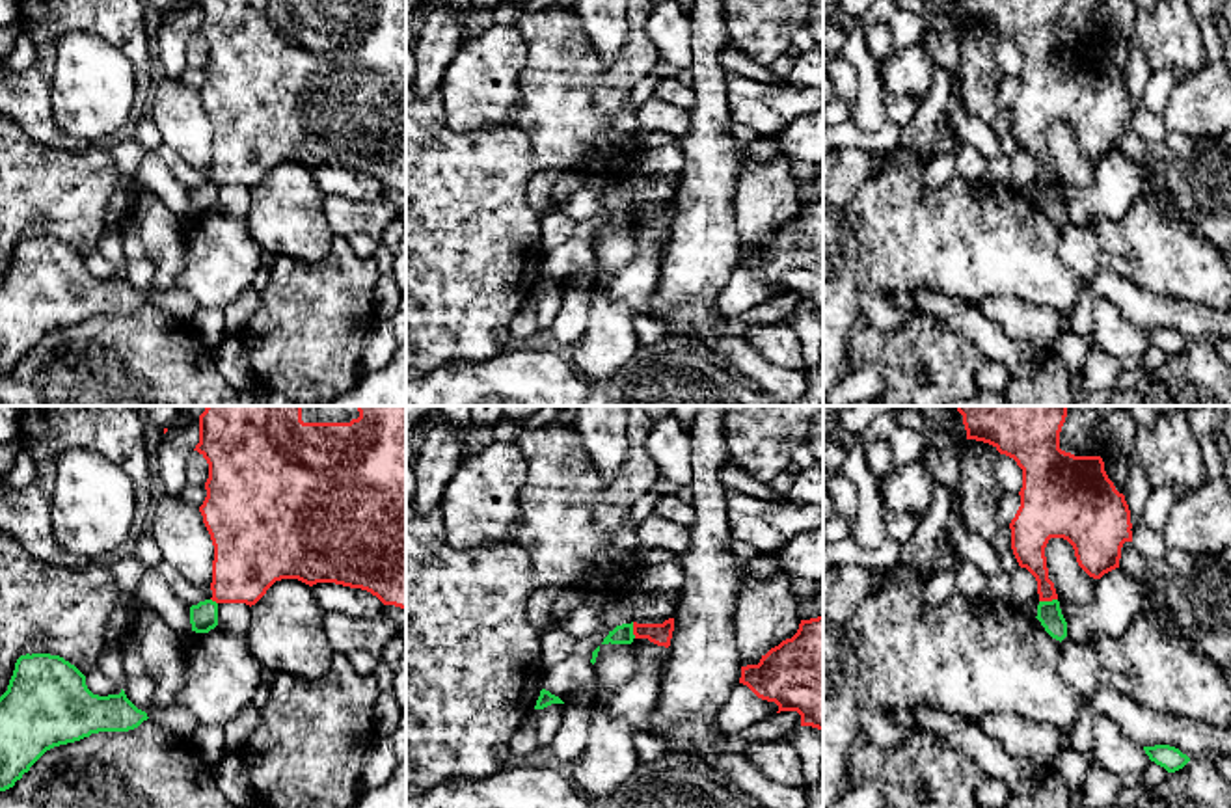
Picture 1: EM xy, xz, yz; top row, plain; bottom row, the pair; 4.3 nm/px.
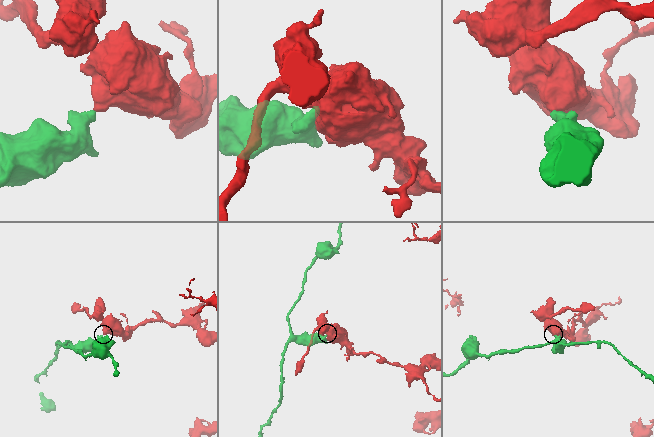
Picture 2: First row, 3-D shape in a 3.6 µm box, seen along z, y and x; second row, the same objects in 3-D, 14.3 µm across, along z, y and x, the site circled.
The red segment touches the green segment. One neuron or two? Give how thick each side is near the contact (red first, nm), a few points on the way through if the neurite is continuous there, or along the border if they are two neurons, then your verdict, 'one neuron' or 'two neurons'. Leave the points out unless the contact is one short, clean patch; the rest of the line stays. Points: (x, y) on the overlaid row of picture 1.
140/110 nm | along yz (1056, 598), (1040, 602) | two neurons

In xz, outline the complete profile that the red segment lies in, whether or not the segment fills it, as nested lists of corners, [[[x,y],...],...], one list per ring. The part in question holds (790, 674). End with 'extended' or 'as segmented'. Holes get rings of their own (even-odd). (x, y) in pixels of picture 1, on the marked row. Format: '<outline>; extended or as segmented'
[[[823,614],[801,620],[797,633],[762,655],[758,665],[741,667],[739,683],[758,698],[775,702],[778,711],[797,711],[801,726],[823,732]]]; as segmented

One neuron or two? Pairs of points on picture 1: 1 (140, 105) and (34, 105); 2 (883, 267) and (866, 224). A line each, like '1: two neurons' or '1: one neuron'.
1: one neuron
2: one neuron

